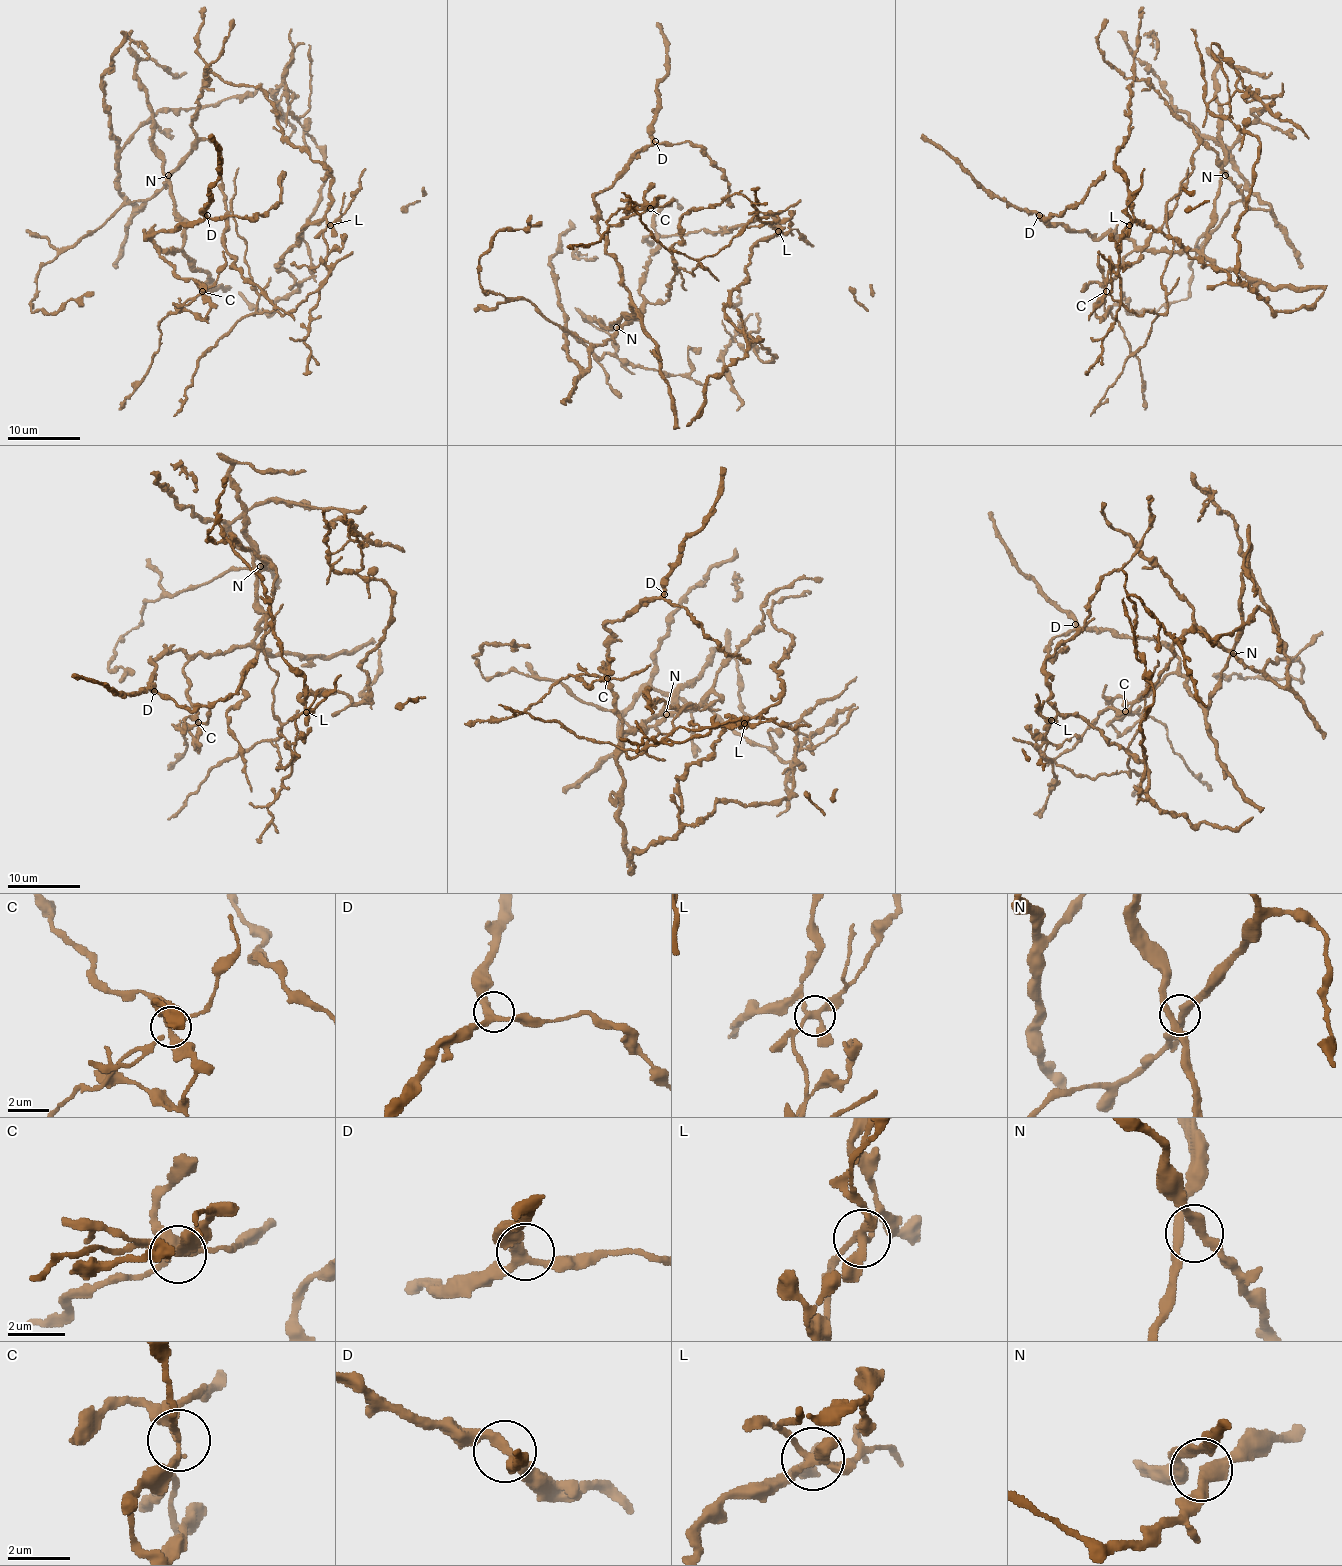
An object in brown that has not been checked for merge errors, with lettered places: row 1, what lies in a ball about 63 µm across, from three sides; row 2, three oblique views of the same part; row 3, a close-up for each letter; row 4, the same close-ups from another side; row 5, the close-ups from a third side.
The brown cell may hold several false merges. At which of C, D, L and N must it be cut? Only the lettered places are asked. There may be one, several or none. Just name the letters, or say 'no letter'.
C, L

